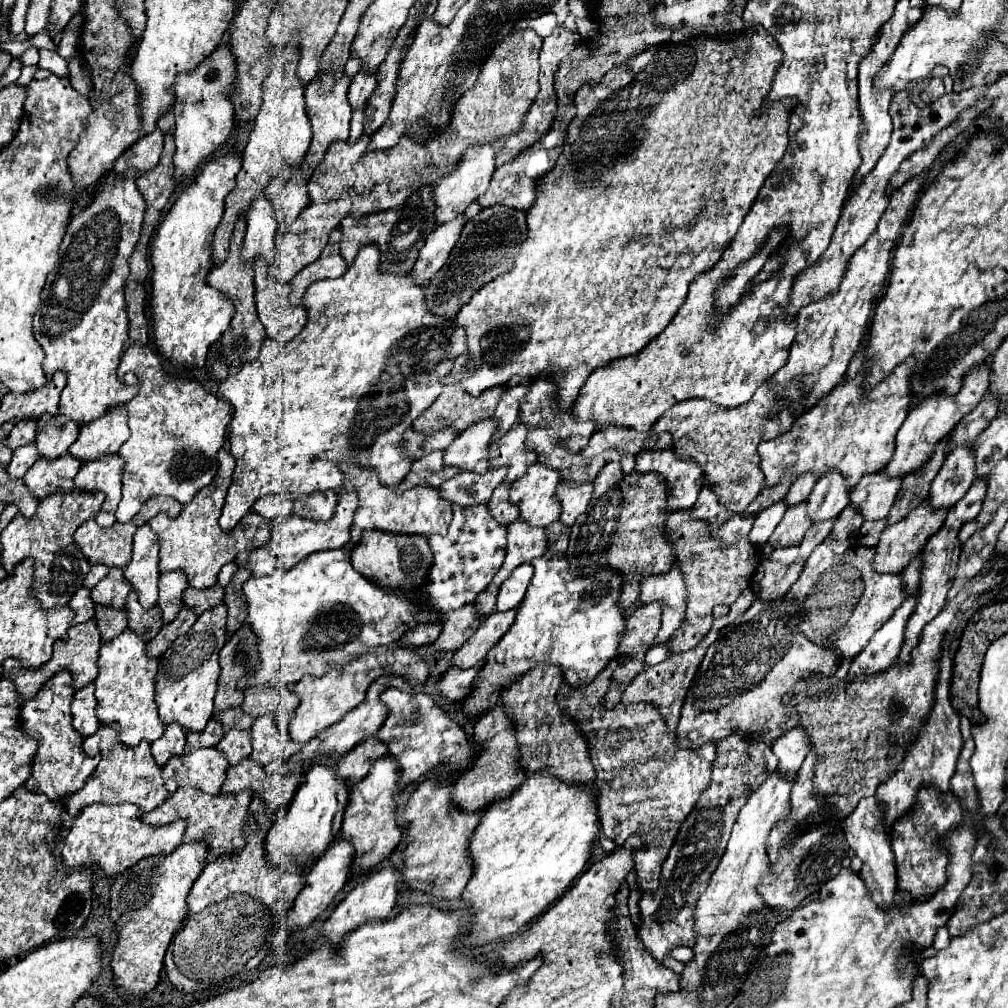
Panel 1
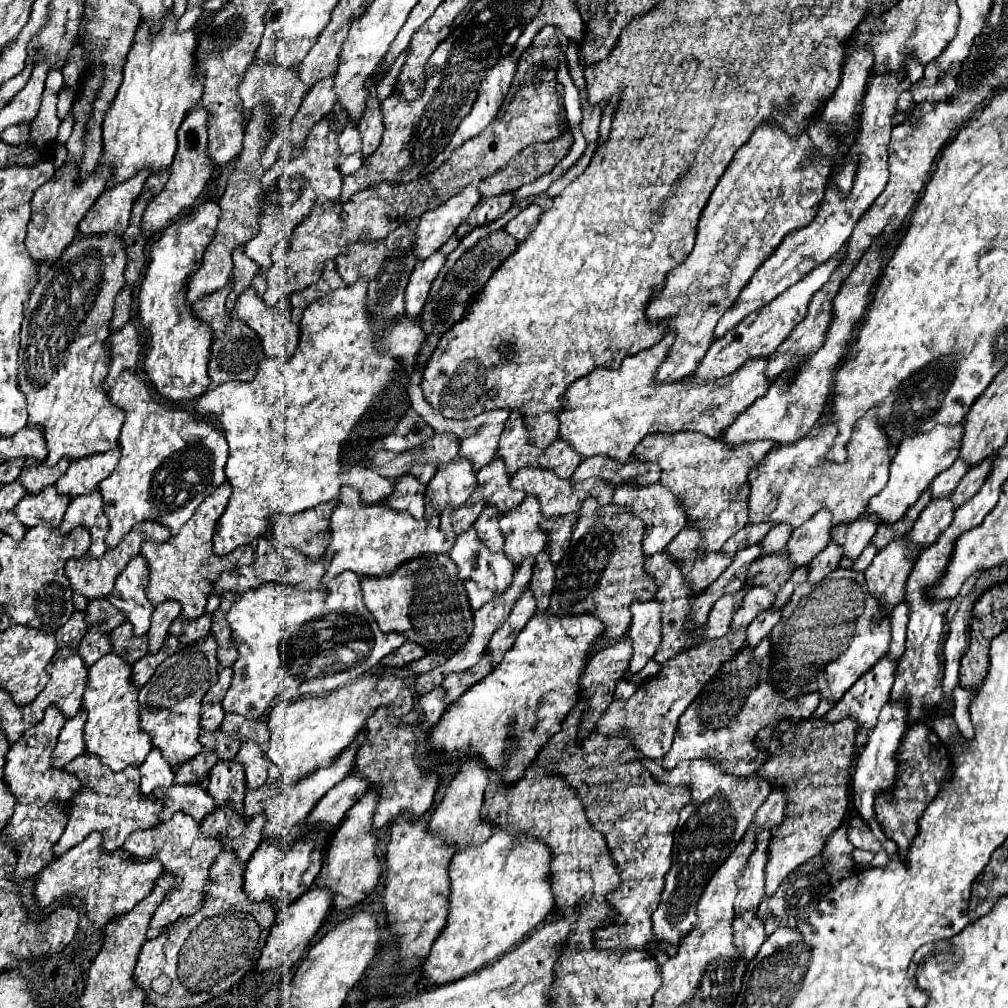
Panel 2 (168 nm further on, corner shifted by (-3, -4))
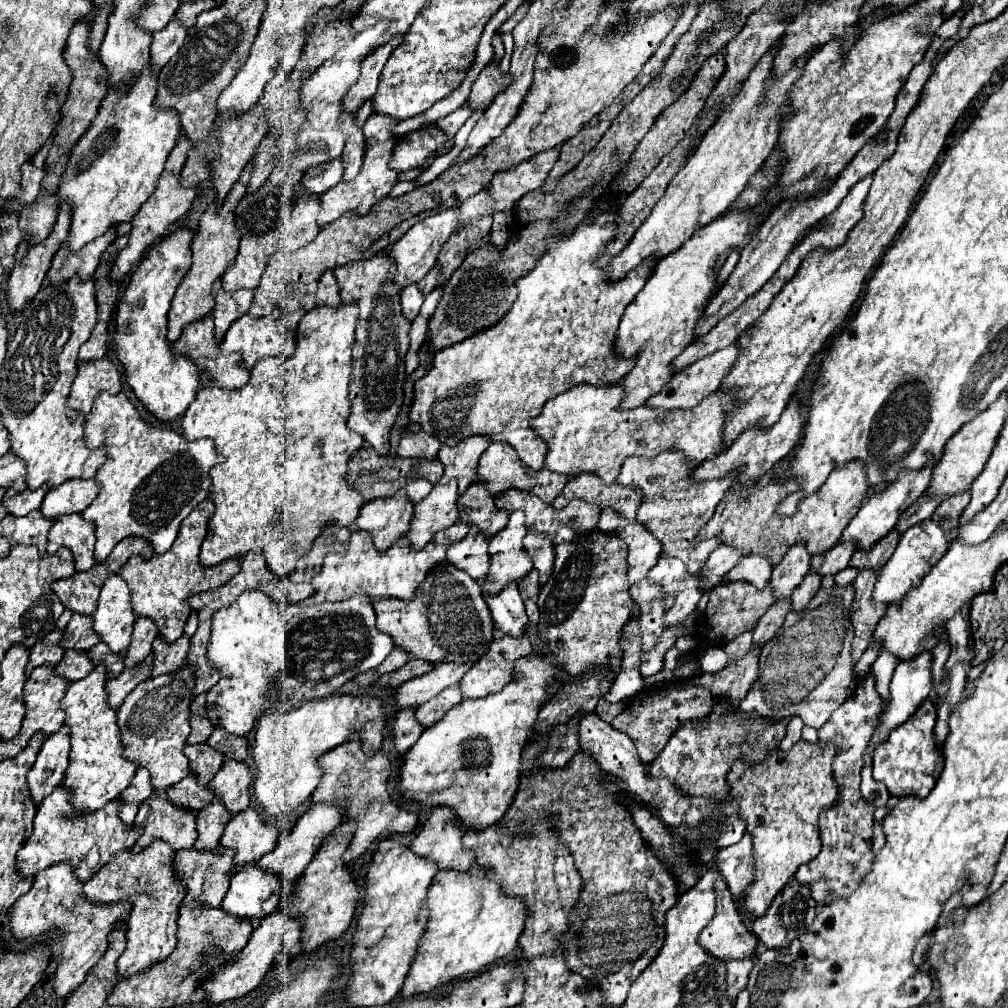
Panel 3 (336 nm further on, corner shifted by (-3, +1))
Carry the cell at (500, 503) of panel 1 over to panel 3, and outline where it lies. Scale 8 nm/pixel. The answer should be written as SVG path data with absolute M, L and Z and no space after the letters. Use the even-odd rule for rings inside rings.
M470 526L470 532L460 540L448 546L446 562L454 564L456 568L462 568L468 572L474 580L486 576L490 568L490 554L488 554L490 538L482 536L478 528Z

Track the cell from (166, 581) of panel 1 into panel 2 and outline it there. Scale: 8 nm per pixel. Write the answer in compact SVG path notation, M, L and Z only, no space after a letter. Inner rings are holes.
M166 601L154 609L150 617L150 629L148 629L148 653L150 655L158 653L158 649L162 647L168 635L168 627L178 617L178 613L180 613L180 605L176 601Z

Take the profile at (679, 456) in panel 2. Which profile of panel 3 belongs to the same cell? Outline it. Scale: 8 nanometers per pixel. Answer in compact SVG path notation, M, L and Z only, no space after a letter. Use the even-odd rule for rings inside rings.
M670 448L666 452L660 452L654 458L642 458L632 456L626 458L618 476L618 484L640 488L642 490L642 504L638 508L636 520L646 524L650 532L664 544L662 554L680 558L690 574L696 574L704 562L708 560L710 552L718 548L718 540L696 540L698 532L706 522L712 518L716 504L722 500L722 496L732 488L732 484L738 478L738 472L732 470L724 478L716 480L694 480L692 472L698 468L698 464L686 464L686 456L678 452L678 448Z

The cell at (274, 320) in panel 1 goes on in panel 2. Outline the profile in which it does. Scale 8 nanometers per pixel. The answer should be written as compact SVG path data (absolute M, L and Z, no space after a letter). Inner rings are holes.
M250 289L250 293L246 293L246 297L236 301L236 305L232 309L232 317L236 321L248 325L260 337L264 358L277 358L278 367L294 355L298 337L300 337L300 327L290 319L290 303L288 301L282 301L276 307L266 307L266 305L262 305L260 297L256 297L254 289Z

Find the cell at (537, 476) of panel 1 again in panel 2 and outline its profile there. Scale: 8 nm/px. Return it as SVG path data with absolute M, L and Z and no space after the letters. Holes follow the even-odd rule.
M526 497L514 513L500 517L500 531L504 537L504 553L514 563L520 565L526 557L536 557L546 549L546 533L538 527L542 513L536 497Z

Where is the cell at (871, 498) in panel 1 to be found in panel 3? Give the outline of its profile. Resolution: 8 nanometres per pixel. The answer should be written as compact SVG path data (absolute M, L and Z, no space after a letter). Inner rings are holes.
M838 542L830 552L824 552L822 556L812 556L812 570L824 574L836 574L844 570L850 562L850 556L854 554L856 544L854 542Z

